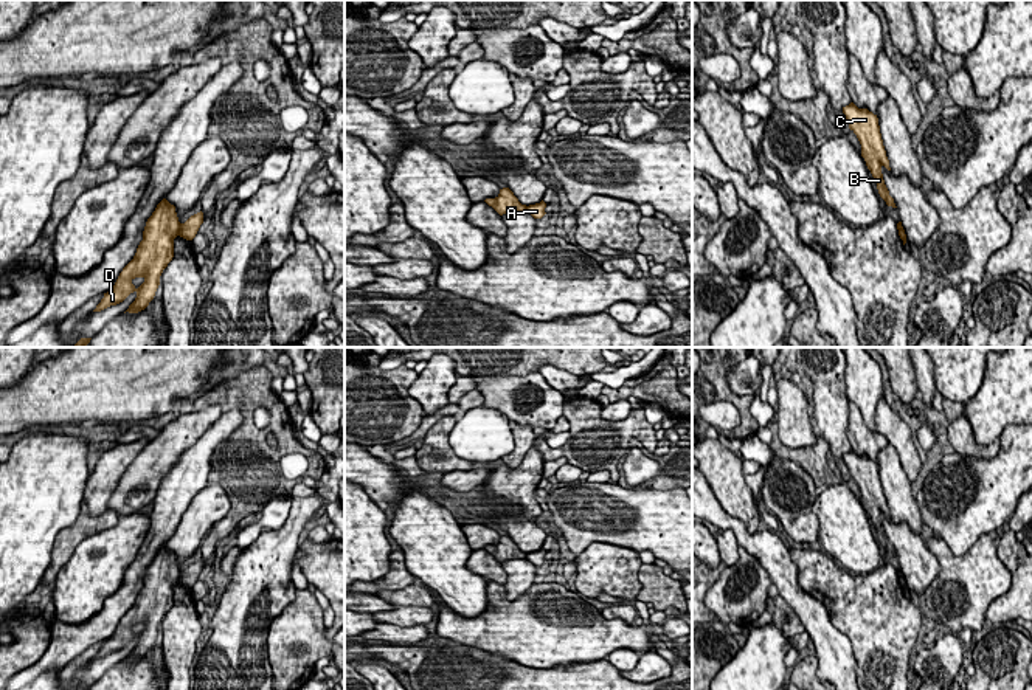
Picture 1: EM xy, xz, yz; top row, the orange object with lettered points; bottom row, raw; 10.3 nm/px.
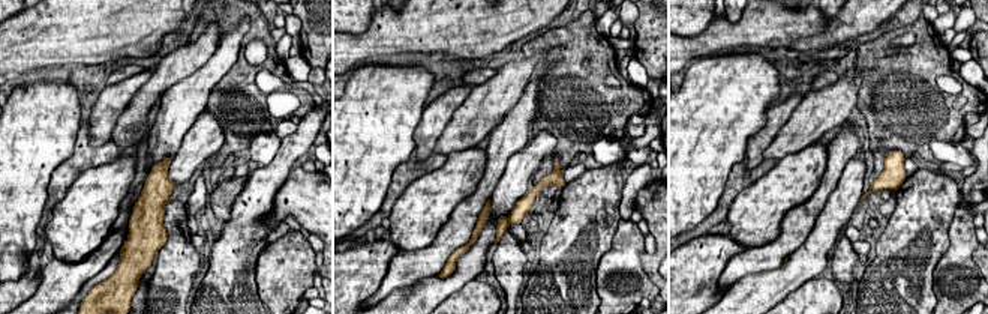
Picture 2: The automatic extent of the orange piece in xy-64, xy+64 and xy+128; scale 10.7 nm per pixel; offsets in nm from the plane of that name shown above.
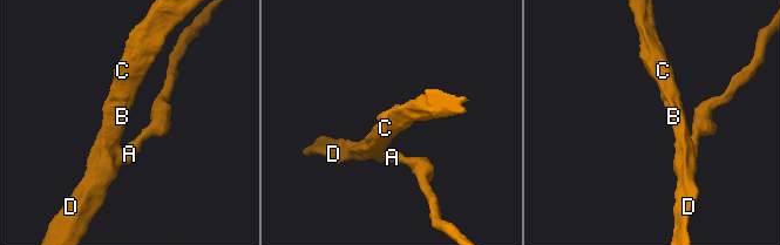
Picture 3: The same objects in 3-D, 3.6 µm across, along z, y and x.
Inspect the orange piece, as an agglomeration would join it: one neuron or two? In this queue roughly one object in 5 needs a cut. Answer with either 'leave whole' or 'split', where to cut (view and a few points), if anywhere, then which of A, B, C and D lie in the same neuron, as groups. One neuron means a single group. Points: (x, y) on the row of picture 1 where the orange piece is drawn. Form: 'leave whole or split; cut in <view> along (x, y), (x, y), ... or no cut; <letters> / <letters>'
split; cut in xy along (180, 224), (177, 234); A / B C D

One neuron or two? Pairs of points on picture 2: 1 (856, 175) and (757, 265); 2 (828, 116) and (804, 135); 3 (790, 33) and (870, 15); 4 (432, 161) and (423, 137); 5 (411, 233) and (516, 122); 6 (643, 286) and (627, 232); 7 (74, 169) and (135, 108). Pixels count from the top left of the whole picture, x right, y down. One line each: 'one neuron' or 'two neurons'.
1: two neurons
2: one neuron
3: one neuron
4: two neurons
5: two neurons
6: one neuron
7: two neurons

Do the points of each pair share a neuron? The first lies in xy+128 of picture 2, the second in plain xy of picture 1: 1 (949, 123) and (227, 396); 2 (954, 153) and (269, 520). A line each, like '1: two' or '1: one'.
1: one
2: one

